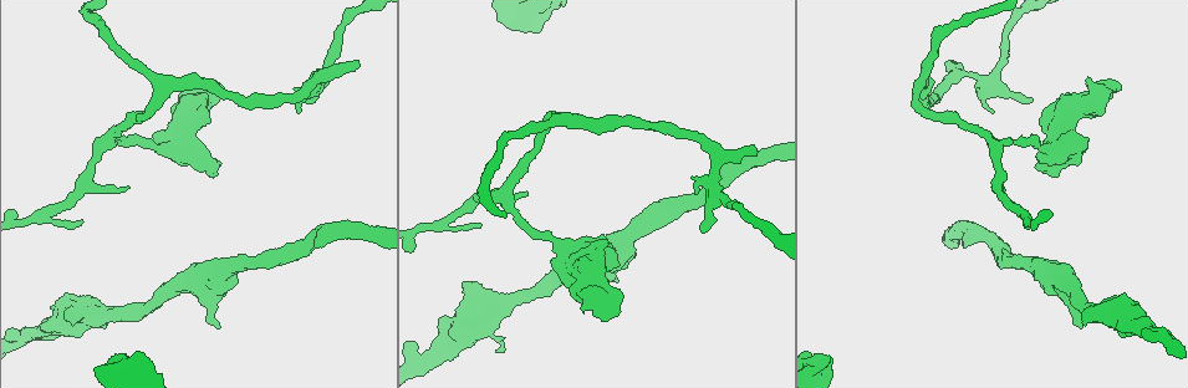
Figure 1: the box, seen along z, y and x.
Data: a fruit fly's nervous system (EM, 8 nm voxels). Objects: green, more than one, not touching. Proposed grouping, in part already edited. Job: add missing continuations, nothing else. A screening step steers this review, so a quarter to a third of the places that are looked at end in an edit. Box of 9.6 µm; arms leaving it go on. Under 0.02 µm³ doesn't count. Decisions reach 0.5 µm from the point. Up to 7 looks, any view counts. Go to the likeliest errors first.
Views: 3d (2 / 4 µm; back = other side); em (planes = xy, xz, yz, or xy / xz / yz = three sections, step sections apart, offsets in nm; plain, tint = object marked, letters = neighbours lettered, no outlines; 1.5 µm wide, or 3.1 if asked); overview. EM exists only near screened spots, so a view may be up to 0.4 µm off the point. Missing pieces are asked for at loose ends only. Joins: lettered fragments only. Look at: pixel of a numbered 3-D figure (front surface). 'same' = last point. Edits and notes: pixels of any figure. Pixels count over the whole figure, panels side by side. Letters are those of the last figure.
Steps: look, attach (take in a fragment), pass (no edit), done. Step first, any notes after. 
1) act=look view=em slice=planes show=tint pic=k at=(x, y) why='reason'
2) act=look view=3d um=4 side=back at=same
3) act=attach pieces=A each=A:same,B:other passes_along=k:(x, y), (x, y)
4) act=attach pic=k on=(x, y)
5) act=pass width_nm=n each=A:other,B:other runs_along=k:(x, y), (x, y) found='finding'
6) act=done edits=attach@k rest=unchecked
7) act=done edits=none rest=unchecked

act=look view=em slice=planes show=tint pic=1 at=(524, 193) why='an open end'

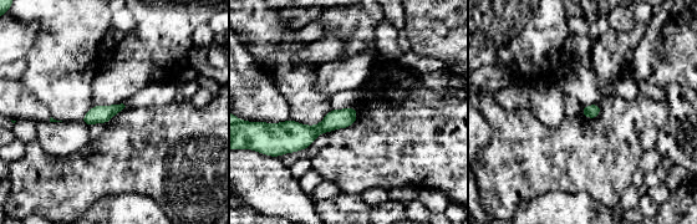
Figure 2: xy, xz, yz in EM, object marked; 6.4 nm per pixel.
act=look view=em slice=planes show=letters at=same why='see the neighbours'

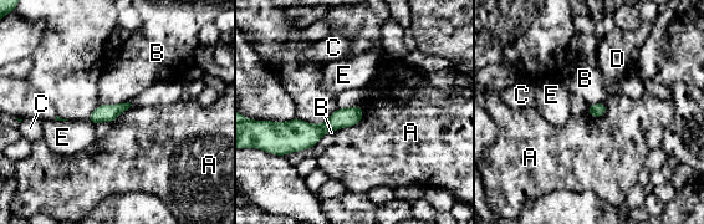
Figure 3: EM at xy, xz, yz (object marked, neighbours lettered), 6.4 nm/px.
act=pass each=A:other,B:other,C:other,D:other,E:other runs_along=3:(360, 112), (321, 130), (281, 126) found='none of them fits'

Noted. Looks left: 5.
act=look view=em slice=xz step=8 show=letters pic=1 at=(357, 63)

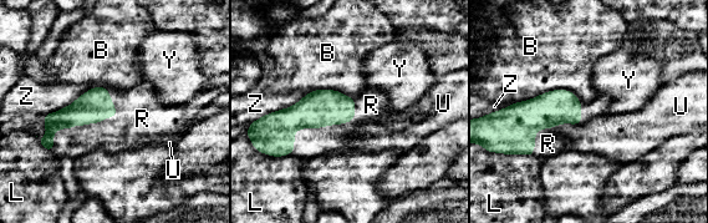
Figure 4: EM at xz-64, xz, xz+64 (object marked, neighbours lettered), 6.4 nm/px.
act=attach pic=4 on=(126, 131) each=B:other,L:other,R:same,U:other,Y:other,Z:other passes_along=4:(93, 106), (88, 122), (126, 131) found='the cell continues'

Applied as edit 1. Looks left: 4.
act=look view=overview

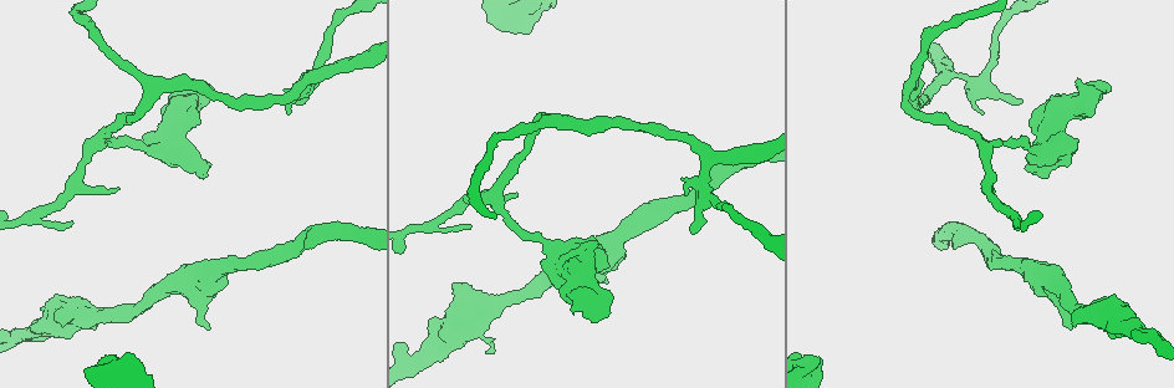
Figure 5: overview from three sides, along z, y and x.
act=look view=3d um=4 pic=5 at=(516, 30) why='thick end'

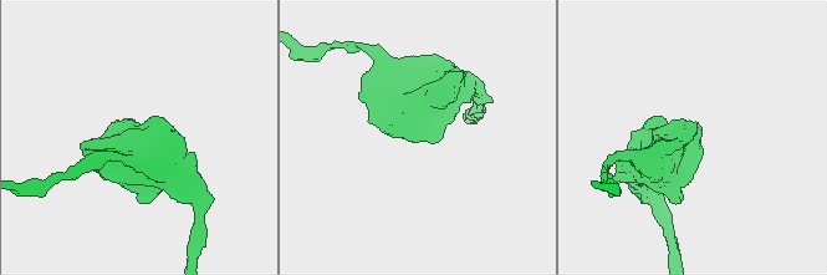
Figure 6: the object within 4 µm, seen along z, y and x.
act=look view=em slice=planes show=letters pic=6 at=(698, 126) why='need the tissue'

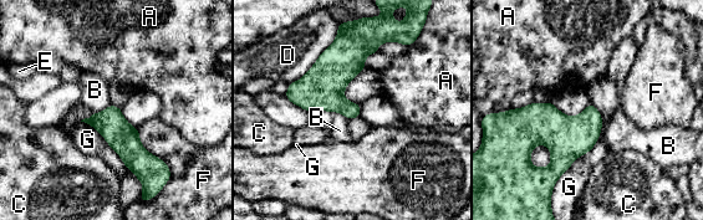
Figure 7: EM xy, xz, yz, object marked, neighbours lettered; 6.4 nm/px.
act=pass each=A:other,B:other,C:other,D:other,E:other,F:other,G:other border=7:(110, 105), (102, 111), (93, 113) found='no lettered fragment goes on from it'

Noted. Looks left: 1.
act=done edits=attach@4 rest=unchecked

